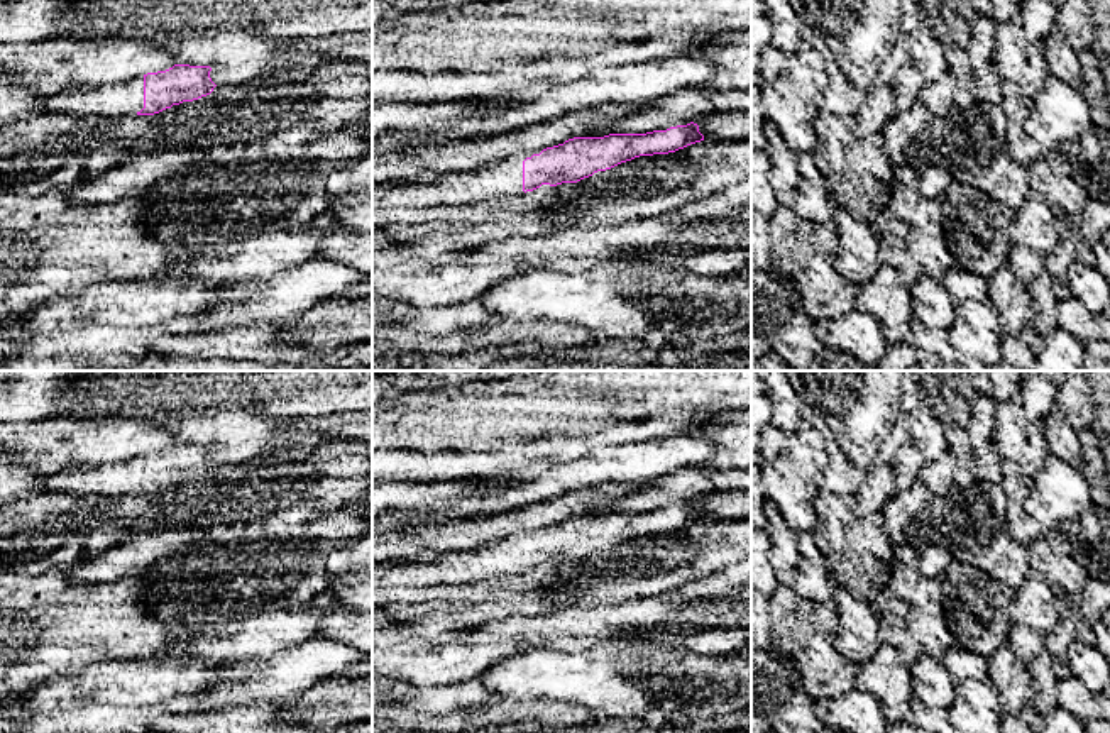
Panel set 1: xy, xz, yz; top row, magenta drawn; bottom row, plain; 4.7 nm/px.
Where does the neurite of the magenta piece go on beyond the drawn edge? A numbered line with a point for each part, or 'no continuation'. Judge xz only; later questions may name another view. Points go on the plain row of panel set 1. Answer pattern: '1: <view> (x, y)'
1: xz (501, 557)

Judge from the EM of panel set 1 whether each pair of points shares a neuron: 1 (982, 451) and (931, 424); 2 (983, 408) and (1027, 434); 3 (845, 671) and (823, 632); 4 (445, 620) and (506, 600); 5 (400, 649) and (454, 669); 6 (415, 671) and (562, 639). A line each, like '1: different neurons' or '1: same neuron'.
1: different neurons
2: different neurons
3: same neuron
4: same neuron
5: same neuron
6: different neurons

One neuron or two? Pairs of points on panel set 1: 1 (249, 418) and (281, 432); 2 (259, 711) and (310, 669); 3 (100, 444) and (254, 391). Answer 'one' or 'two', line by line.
1: one
2: one
3: one

